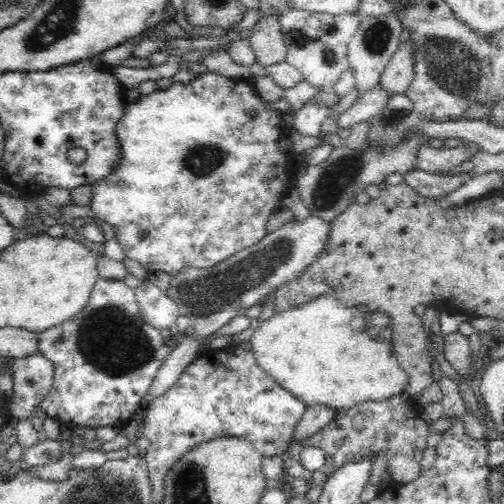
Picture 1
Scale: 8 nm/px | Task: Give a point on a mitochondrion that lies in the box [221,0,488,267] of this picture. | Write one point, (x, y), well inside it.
(442, 53)

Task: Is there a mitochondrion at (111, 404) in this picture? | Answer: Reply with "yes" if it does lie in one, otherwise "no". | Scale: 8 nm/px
no

